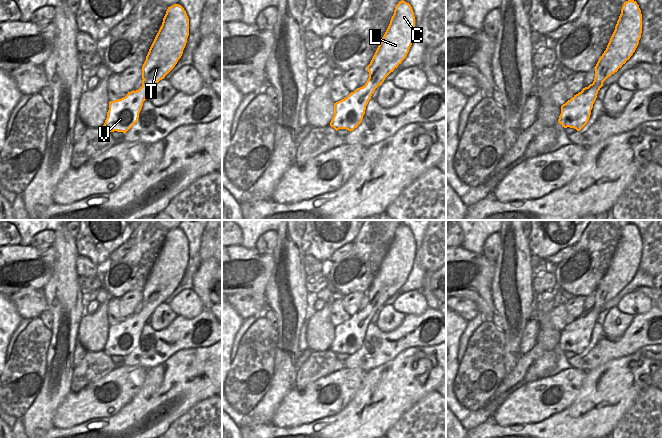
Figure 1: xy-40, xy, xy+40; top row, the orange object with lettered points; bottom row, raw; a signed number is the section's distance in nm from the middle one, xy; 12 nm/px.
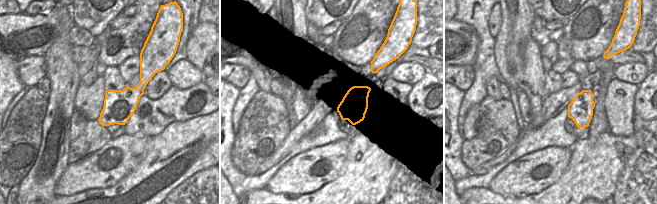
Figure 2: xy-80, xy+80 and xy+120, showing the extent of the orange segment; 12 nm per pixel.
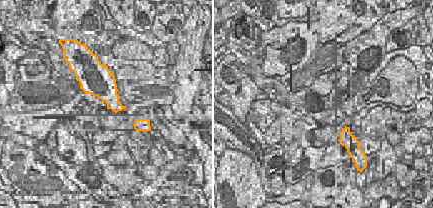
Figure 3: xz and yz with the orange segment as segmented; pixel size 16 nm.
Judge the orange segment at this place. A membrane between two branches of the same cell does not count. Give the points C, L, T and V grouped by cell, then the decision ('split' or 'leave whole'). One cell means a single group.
groups C L T V; leave whole

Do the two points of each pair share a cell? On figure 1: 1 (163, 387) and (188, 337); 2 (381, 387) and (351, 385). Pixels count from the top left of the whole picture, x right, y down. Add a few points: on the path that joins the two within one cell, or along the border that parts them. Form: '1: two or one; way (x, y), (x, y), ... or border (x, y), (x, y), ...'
1: two; border (205, 346), (178, 350), (162, 362)
2: two; border (365, 371), (361, 387), (346, 405)

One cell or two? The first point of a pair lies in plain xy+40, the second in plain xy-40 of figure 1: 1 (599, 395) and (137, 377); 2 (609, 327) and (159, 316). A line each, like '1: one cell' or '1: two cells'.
1: two cells
2: one cell

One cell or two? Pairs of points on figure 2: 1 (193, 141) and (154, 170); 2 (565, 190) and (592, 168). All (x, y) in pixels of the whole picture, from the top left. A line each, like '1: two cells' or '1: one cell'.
1: one cell
2: one cell

